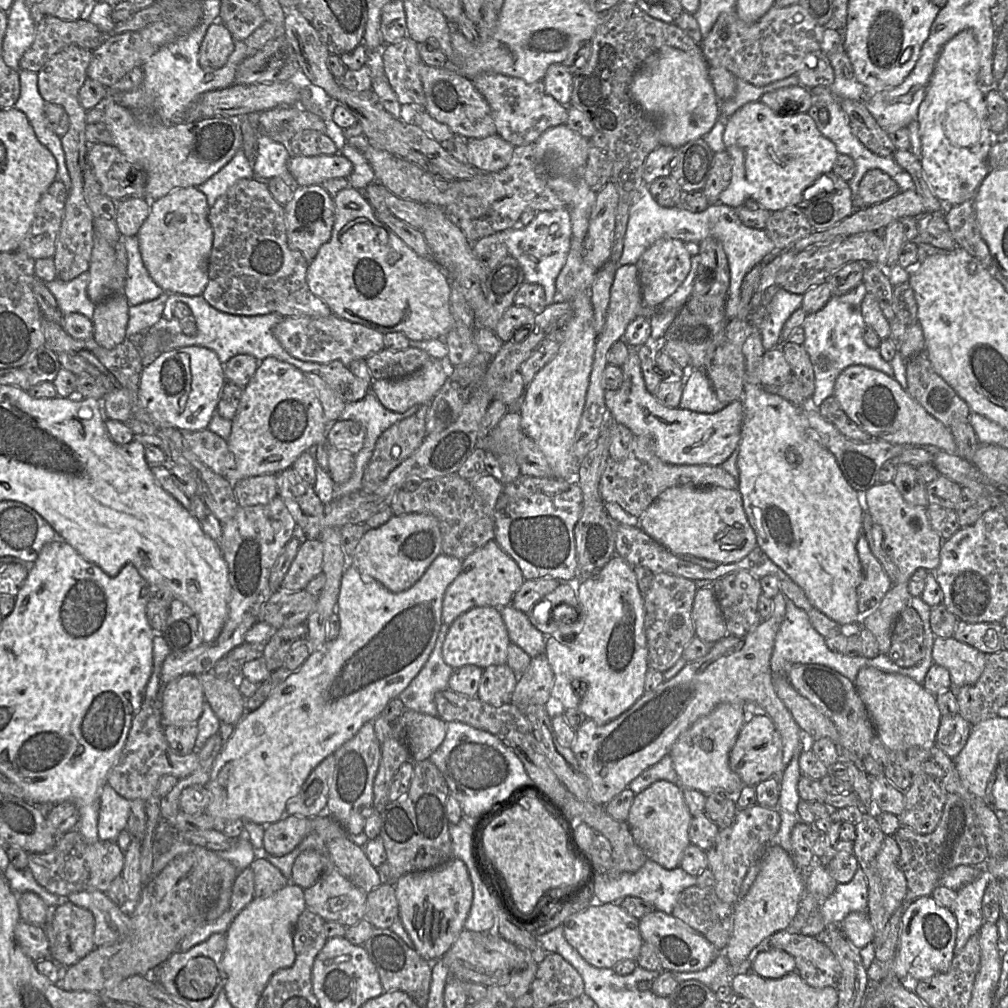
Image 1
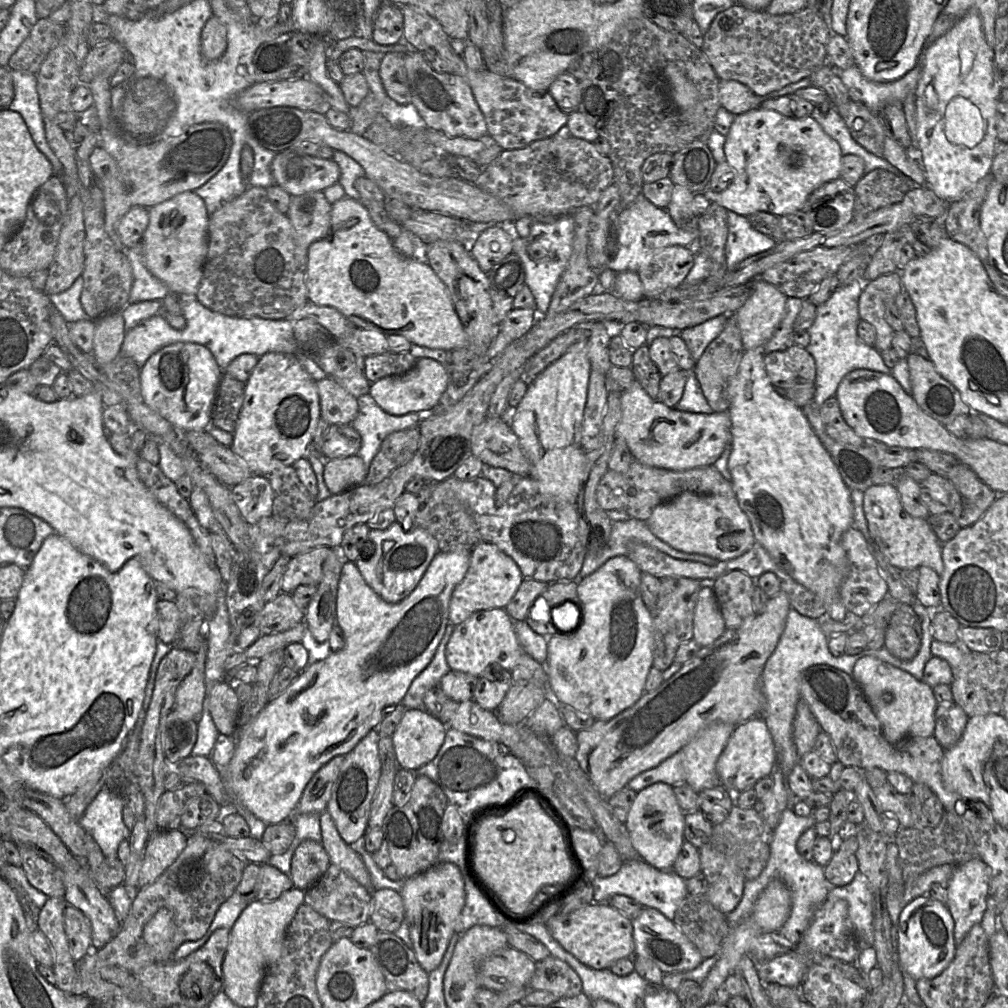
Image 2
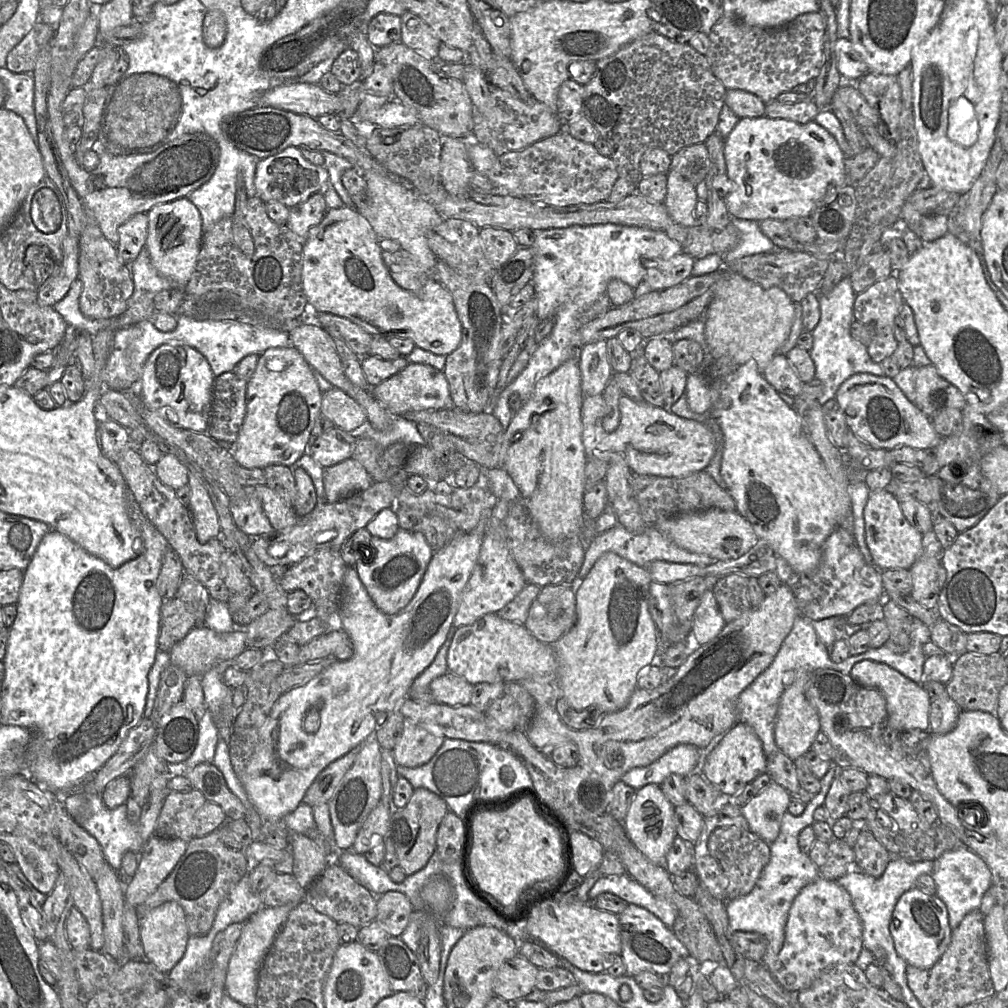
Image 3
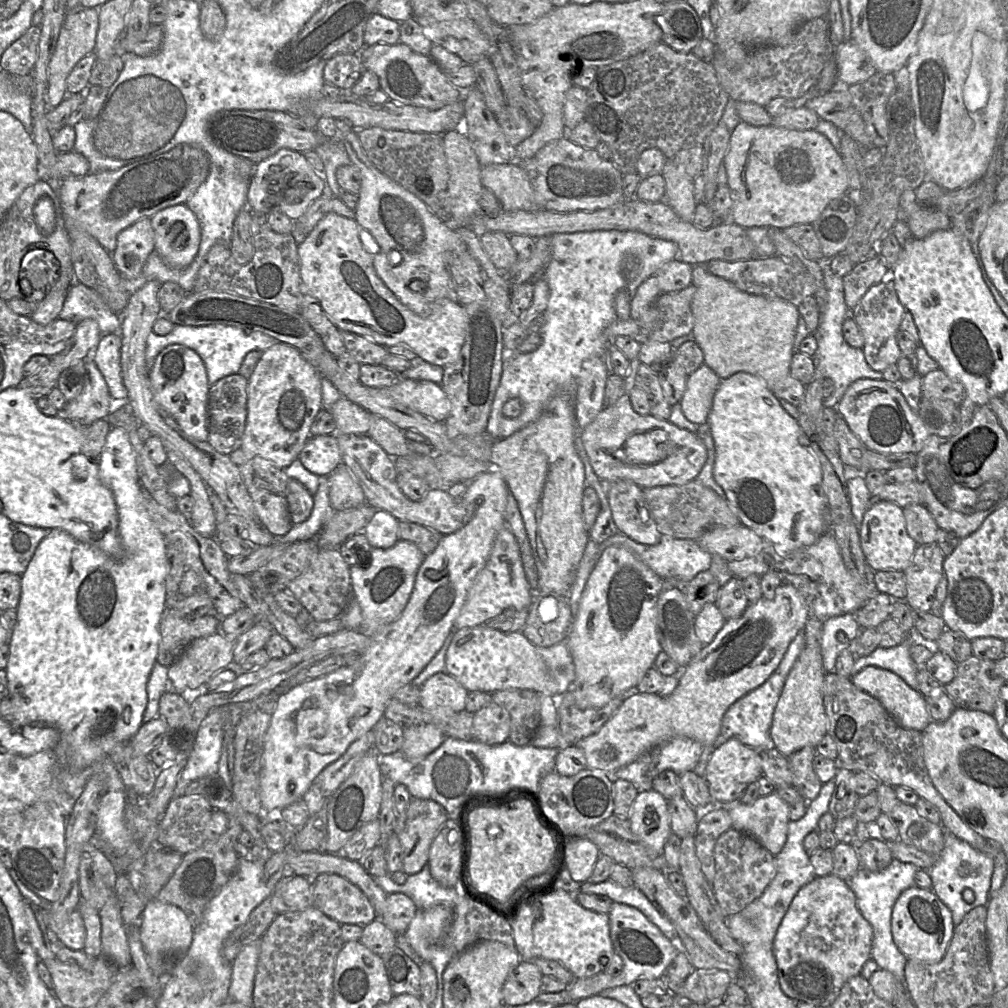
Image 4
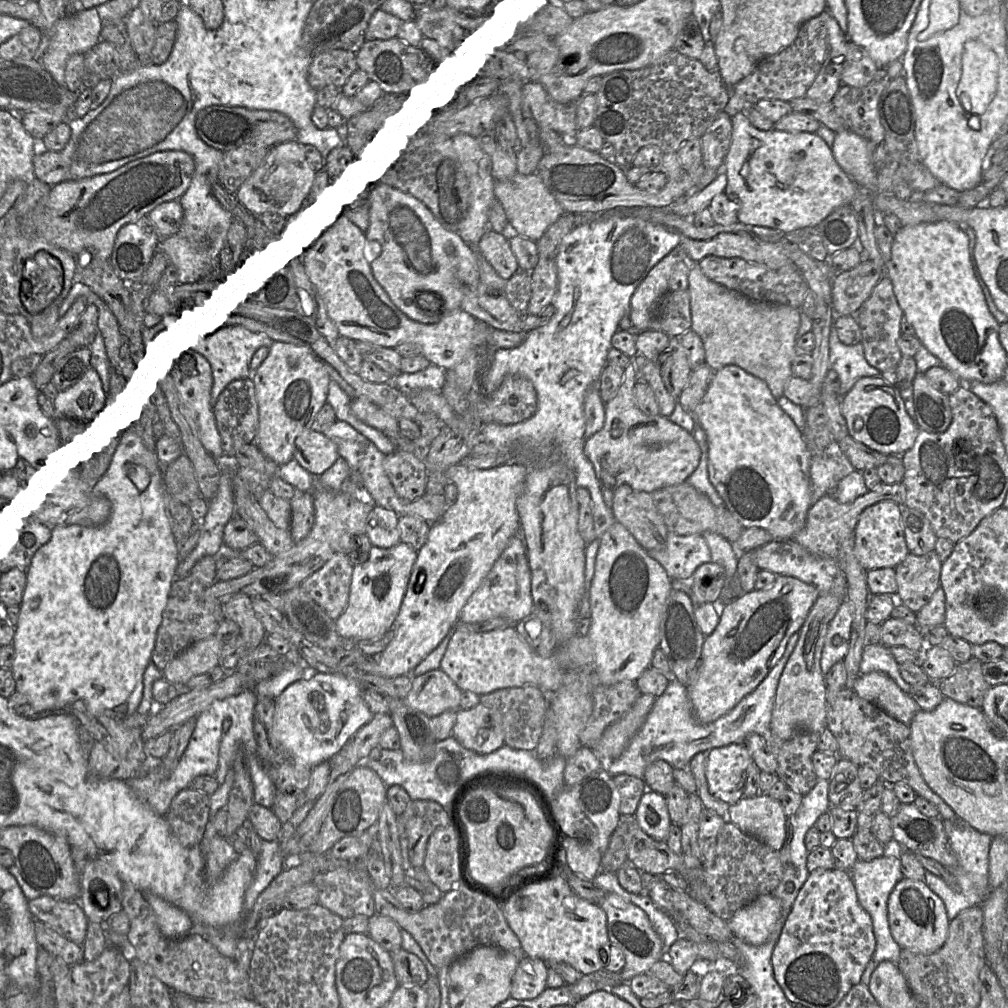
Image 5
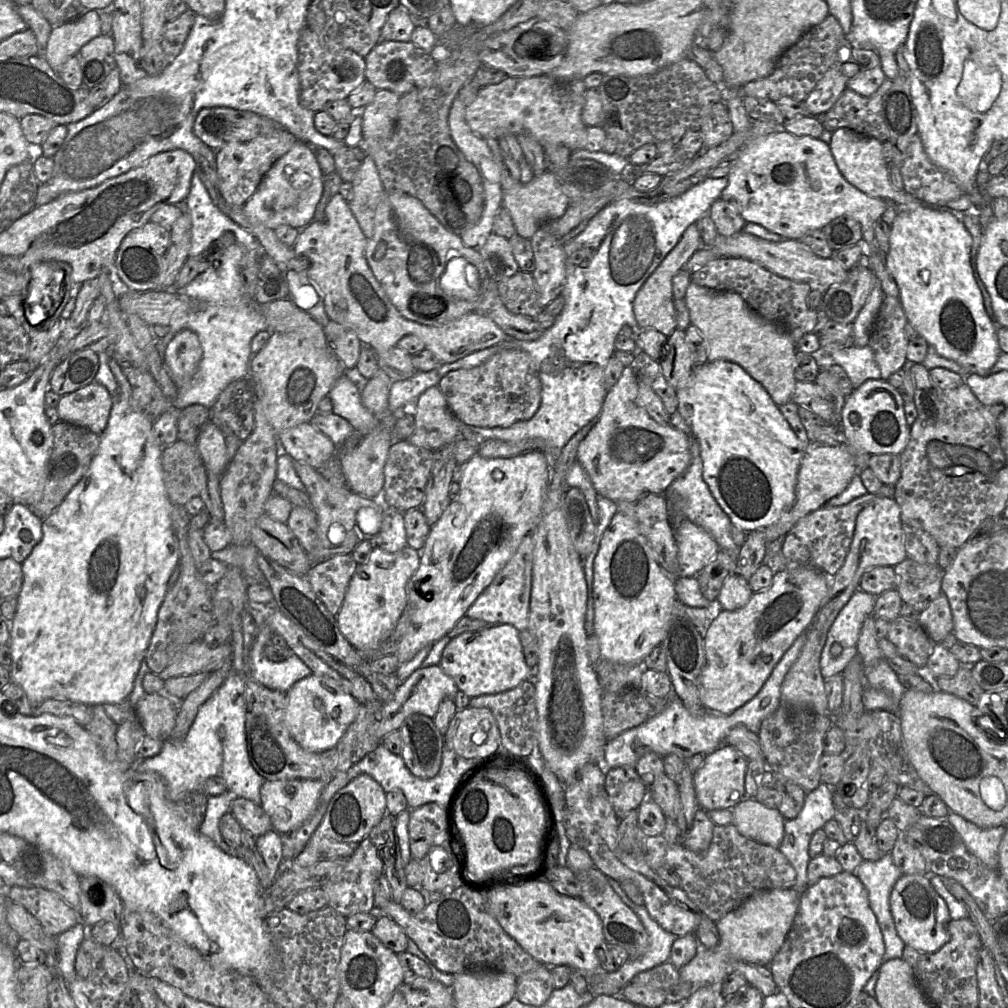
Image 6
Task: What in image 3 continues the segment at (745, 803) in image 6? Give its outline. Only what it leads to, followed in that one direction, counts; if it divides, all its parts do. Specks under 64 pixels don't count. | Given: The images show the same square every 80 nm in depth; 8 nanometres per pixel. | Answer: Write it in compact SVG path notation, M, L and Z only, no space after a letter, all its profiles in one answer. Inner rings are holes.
M772 780L771 785L742 806L749 830L766 843L773 843L779 835L783 815L788 811L790 796L787 790Z

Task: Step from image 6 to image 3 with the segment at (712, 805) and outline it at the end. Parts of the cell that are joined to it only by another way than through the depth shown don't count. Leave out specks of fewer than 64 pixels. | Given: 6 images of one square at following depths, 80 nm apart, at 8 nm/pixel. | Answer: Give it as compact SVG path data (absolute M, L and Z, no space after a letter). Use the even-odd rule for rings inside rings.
M737 722L711 751L702 766L701 774L722 795L732 799L764 773L767 773L767 756L761 740L752 727Z

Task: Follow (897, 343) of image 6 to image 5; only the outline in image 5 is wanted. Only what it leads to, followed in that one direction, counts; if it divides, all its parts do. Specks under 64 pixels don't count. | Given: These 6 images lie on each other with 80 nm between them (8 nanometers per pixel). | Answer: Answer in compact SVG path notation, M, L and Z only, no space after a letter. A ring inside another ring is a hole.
M884 276L873 288L855 317L862 333L861 342L867 362L880 373L896 368L903 356L898 347L898 339L902 334L901 321L904 313L894 294L892 282L887 276Z

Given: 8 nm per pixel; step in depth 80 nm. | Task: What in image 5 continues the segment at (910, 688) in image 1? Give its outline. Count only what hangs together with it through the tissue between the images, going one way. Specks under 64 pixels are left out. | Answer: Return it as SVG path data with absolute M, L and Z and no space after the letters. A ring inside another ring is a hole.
M882 672L860 675L855 680L853 689L859 697L906 725L910 724L914 715L920 710L916 700Z

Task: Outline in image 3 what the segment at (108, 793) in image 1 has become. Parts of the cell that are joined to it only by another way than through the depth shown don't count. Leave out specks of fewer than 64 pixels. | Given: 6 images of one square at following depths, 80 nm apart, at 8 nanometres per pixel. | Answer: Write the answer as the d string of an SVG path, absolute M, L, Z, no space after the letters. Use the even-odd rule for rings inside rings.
M102 792L89 793L89 800L91 815L84 821L79 821L79 825L97 840L106 861L114 870L120 872L124 853L131 851L139 855L146 843L141 838L138 822L132 823L129 821L127 817L126 803L115 808L109 808L106 806L102 797Z

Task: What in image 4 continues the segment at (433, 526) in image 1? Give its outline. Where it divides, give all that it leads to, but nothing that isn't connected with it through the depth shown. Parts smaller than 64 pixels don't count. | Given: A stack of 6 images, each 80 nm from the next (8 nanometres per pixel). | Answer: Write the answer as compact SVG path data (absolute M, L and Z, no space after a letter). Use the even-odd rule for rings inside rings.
M399 539L387 549L371 546L364 566L350 567L351 596L358 602L362 613L360 627L355 630L368 637L373 636L399 617L409 601L418 569L425 556L413 542Z

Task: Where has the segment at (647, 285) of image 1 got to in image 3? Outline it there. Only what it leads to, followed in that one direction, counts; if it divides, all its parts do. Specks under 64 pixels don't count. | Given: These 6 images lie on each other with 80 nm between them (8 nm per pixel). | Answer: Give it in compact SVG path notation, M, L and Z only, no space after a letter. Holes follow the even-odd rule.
M683 251L659 262L647 260L645 266L649 269L644 281L648 283L652 290L673 287L692 275L694 261L693 257Z

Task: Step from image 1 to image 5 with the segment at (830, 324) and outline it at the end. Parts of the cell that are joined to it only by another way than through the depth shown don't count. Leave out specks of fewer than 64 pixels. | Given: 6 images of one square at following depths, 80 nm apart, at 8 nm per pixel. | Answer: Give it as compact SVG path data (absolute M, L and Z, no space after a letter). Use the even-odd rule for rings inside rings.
M833 326L829 336L829 361L830 368L836 371L840 379L840 397L846 395L861 378L881 375L867 362L862 342L844 345Z

